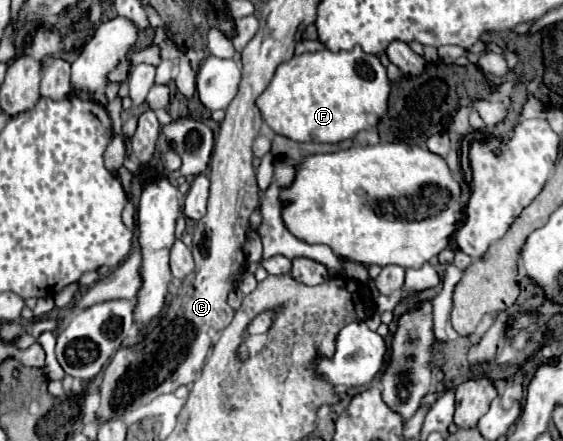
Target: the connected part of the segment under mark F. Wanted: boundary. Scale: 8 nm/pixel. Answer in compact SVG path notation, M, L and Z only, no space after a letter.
M355 45L351 51L303 53L281 63L275 71L273 81L257 99L257 107L261 109L265 123L279 135L285 135L293 141L339 143L345 139L353 139L359 131L377 127L381 117L387 113L389 91L391 85L387 79L387 71L381 65L379 57L363 53L363 49Z

